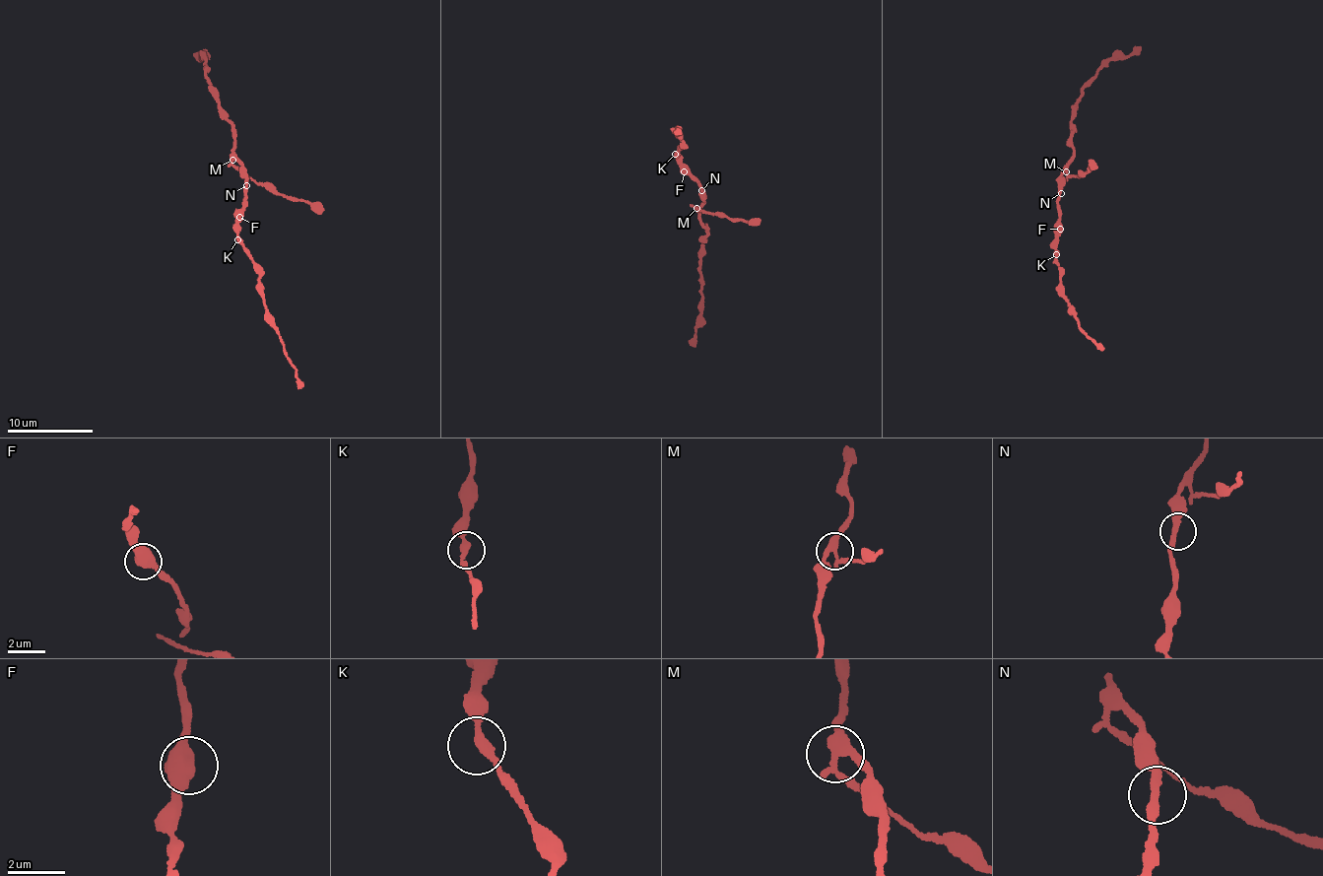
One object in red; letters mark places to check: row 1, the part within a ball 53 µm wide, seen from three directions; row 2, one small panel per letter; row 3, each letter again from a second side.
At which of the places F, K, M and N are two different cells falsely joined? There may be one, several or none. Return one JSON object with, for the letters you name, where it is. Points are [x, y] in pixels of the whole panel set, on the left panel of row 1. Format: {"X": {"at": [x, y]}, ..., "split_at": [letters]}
{"M": {"at": [232, 160]}, "split_at": ["M"]}

